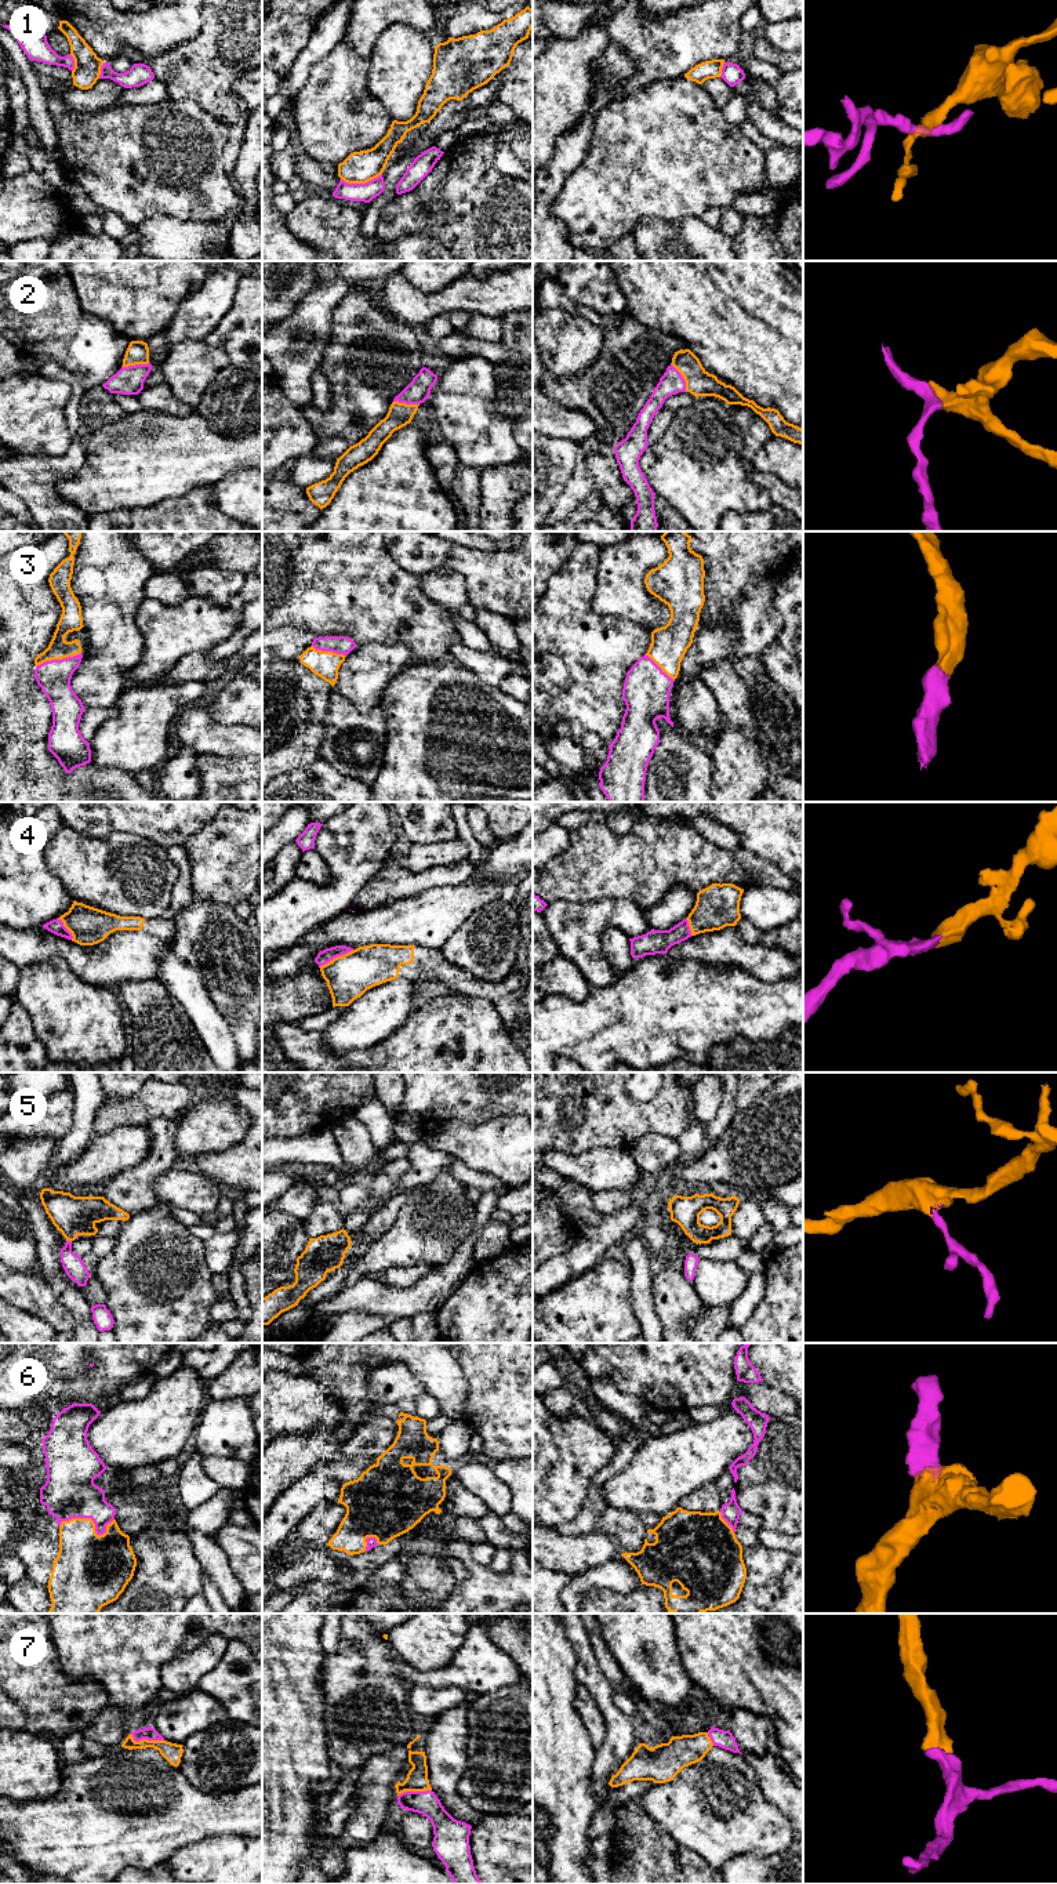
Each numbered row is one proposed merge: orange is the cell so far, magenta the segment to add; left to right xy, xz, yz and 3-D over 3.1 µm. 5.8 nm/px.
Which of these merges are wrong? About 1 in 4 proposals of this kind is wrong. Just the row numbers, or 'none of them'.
1

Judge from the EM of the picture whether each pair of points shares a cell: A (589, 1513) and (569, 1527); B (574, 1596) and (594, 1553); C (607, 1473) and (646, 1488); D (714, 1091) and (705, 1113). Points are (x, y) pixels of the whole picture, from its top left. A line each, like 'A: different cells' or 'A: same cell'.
A: same cell
B: different cells
C: different cells
D: same cell

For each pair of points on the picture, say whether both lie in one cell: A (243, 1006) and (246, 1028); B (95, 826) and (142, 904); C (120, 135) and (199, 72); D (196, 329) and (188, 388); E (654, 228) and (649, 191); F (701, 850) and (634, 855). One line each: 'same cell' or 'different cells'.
A: same cell
B: different cells
C: different cells
D: different cells
E: different cells
F: same cell

